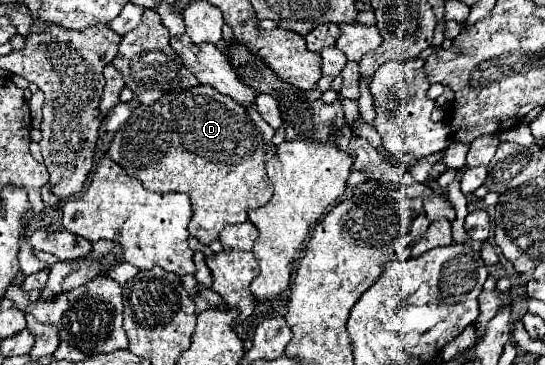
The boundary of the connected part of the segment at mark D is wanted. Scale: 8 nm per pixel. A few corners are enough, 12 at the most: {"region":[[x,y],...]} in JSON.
{"region":[[211,86],[135,108],[107,154],[185,192],[201,244],[273,196],[265,142]]}

